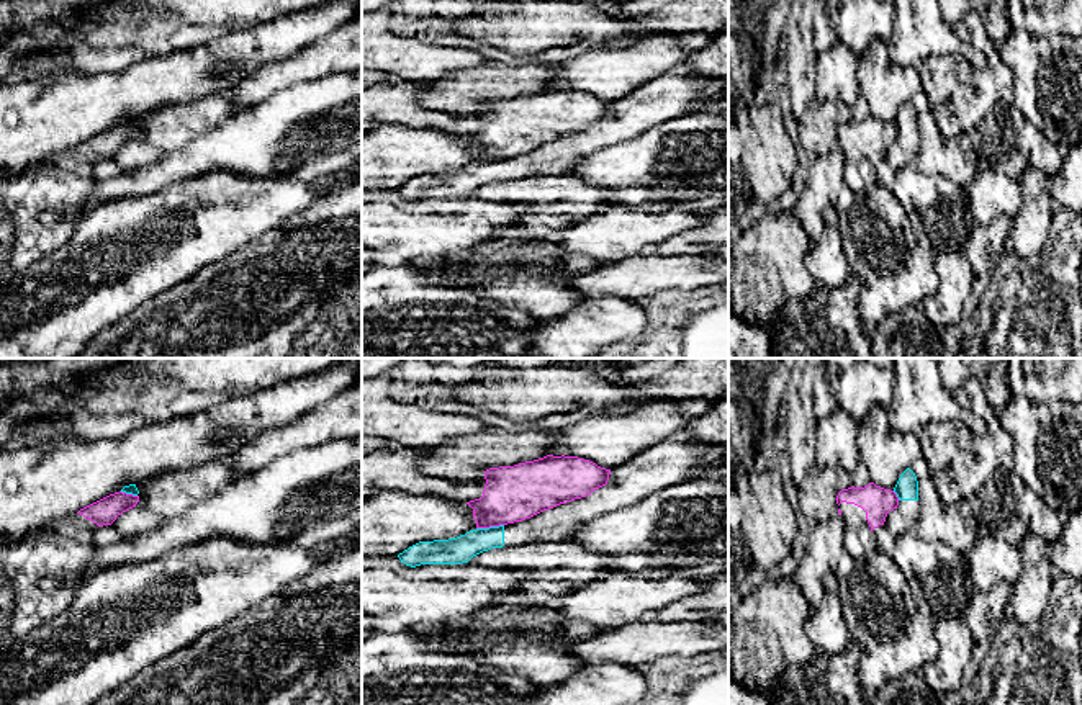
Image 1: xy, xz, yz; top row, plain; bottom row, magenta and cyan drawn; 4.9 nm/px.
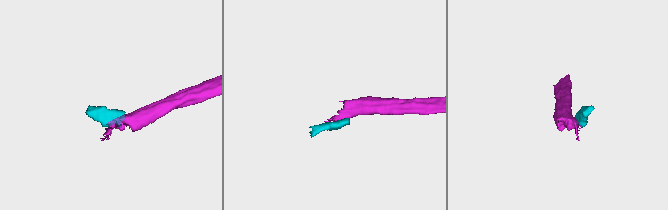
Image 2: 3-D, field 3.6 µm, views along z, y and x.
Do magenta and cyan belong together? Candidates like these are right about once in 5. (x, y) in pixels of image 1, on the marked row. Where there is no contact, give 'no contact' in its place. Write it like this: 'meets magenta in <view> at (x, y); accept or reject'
meets magenta in xz at (490, 525); reject

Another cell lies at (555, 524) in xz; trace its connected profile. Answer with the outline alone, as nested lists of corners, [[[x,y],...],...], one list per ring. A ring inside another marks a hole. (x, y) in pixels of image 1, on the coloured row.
[[[669,438],[614,468],[607,484],[586,497],[560,504],[522,522],[476,528],[449,540],[419,541],[398,558],[411,568],[462,564],[491,548],[566,541],[583,523],[633,505],[669,486],[696,479],[704,469],[722,465],[727,456],[727,443]]]

